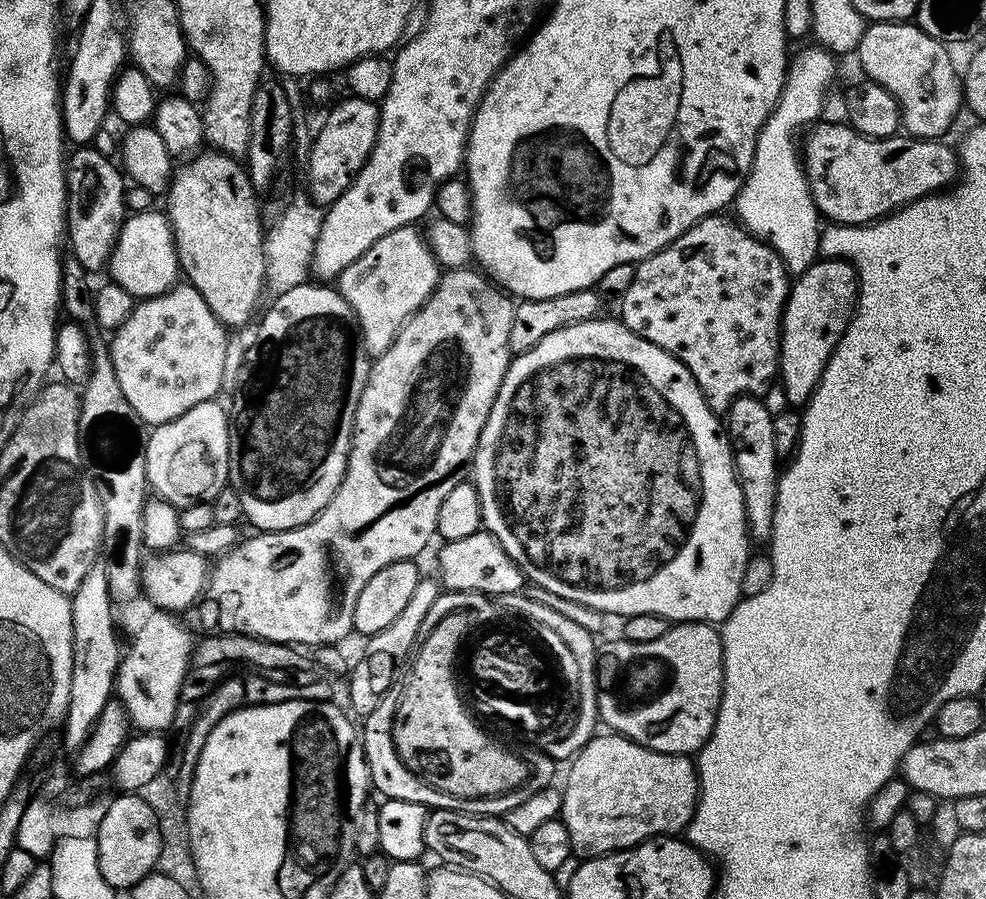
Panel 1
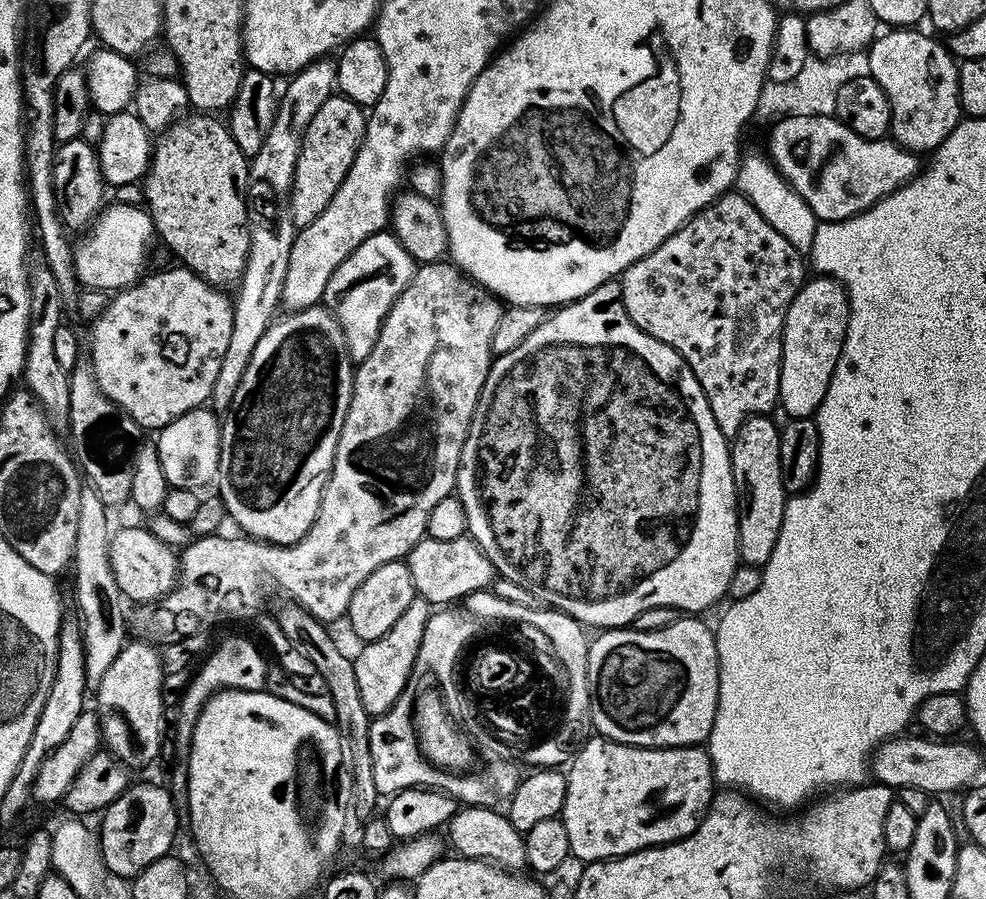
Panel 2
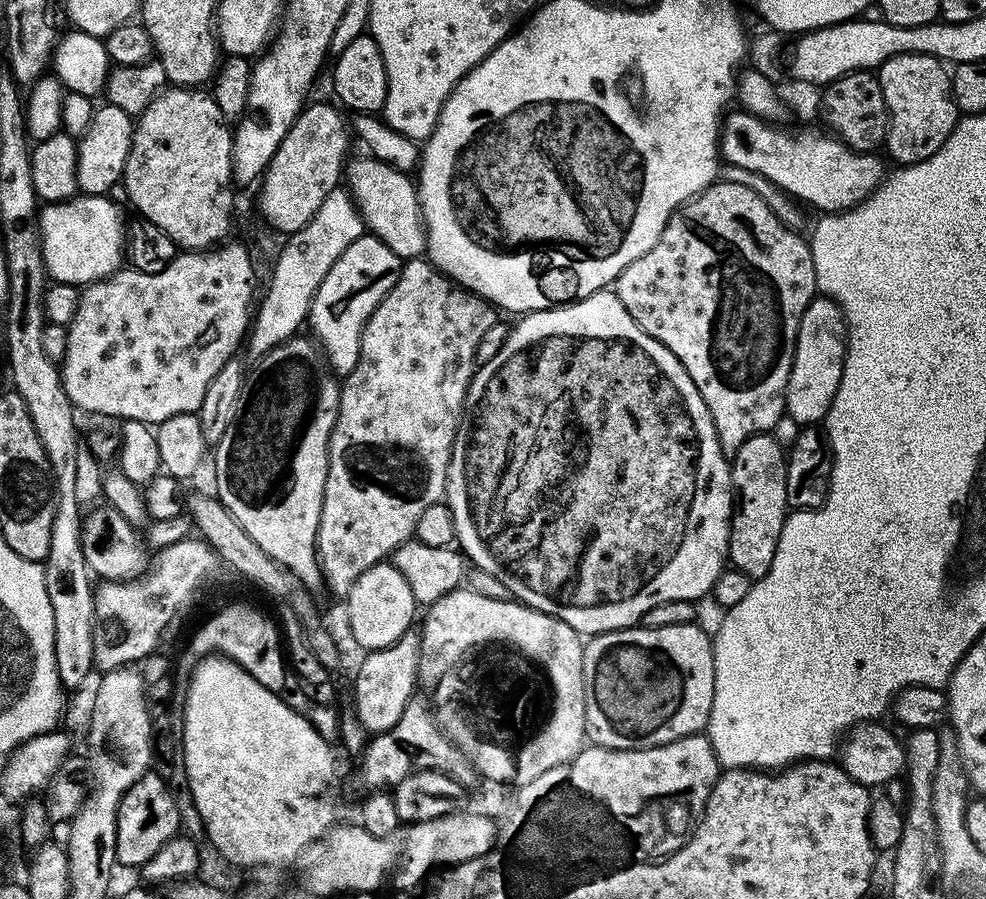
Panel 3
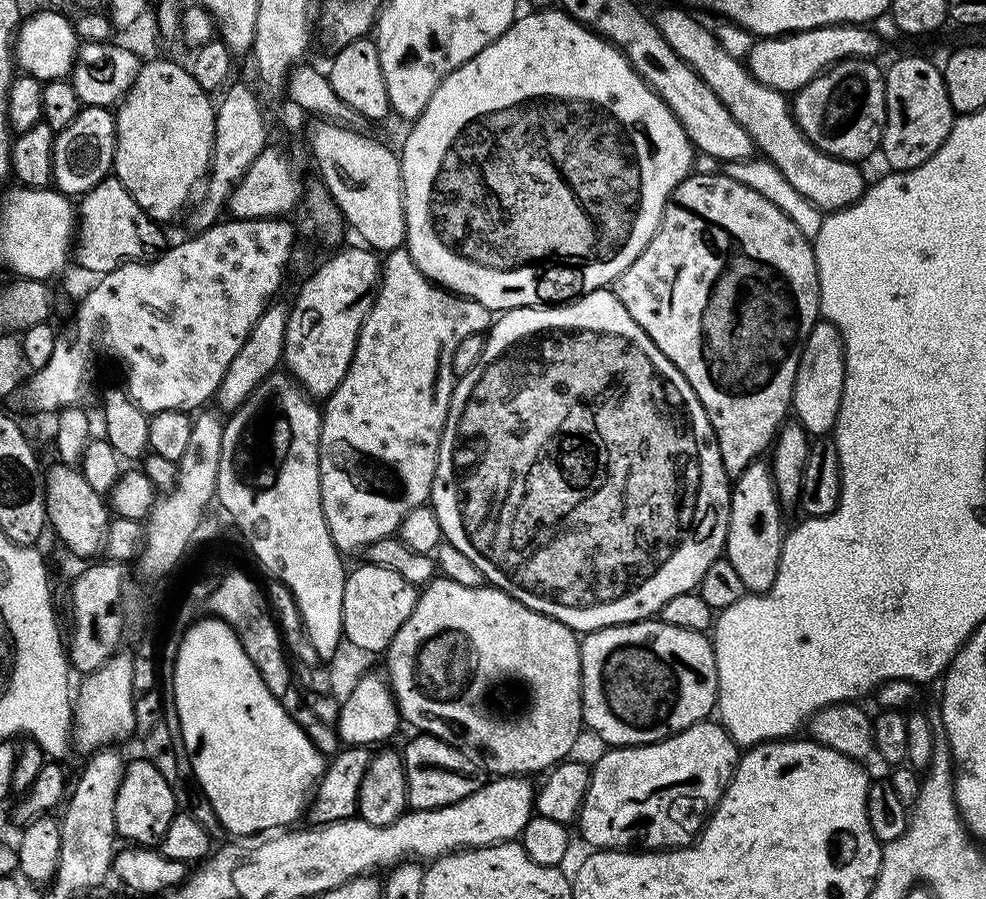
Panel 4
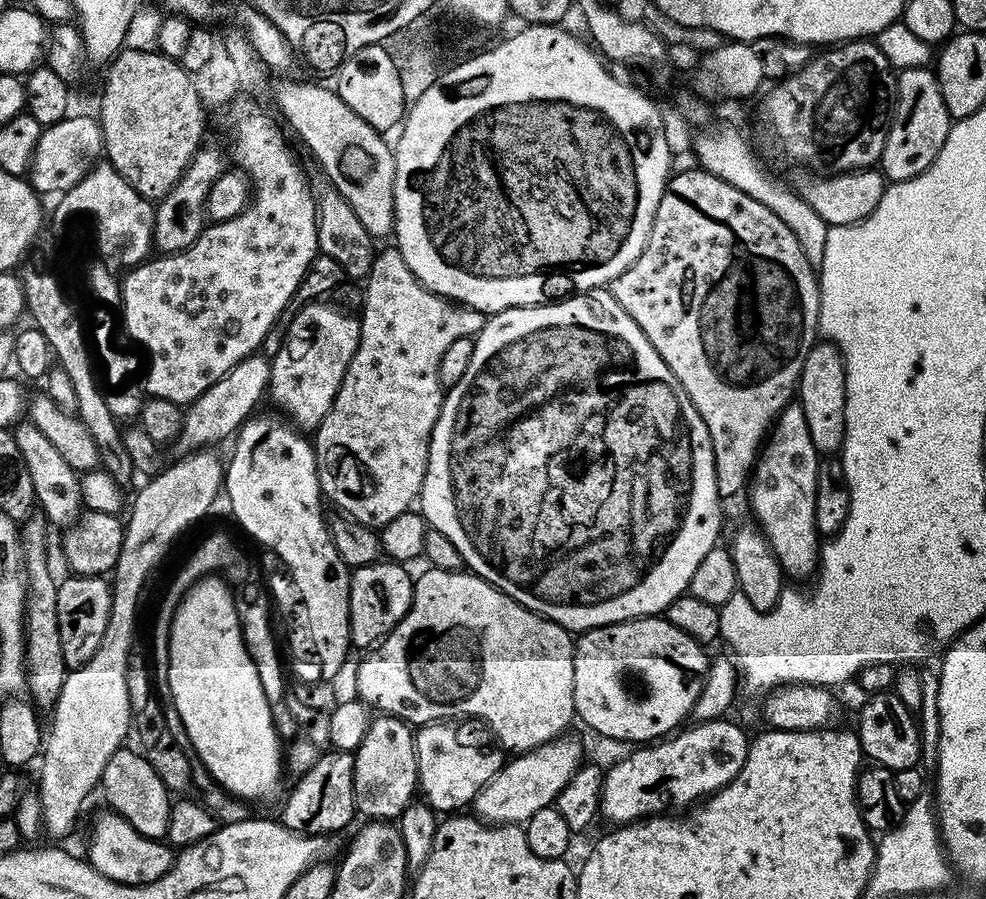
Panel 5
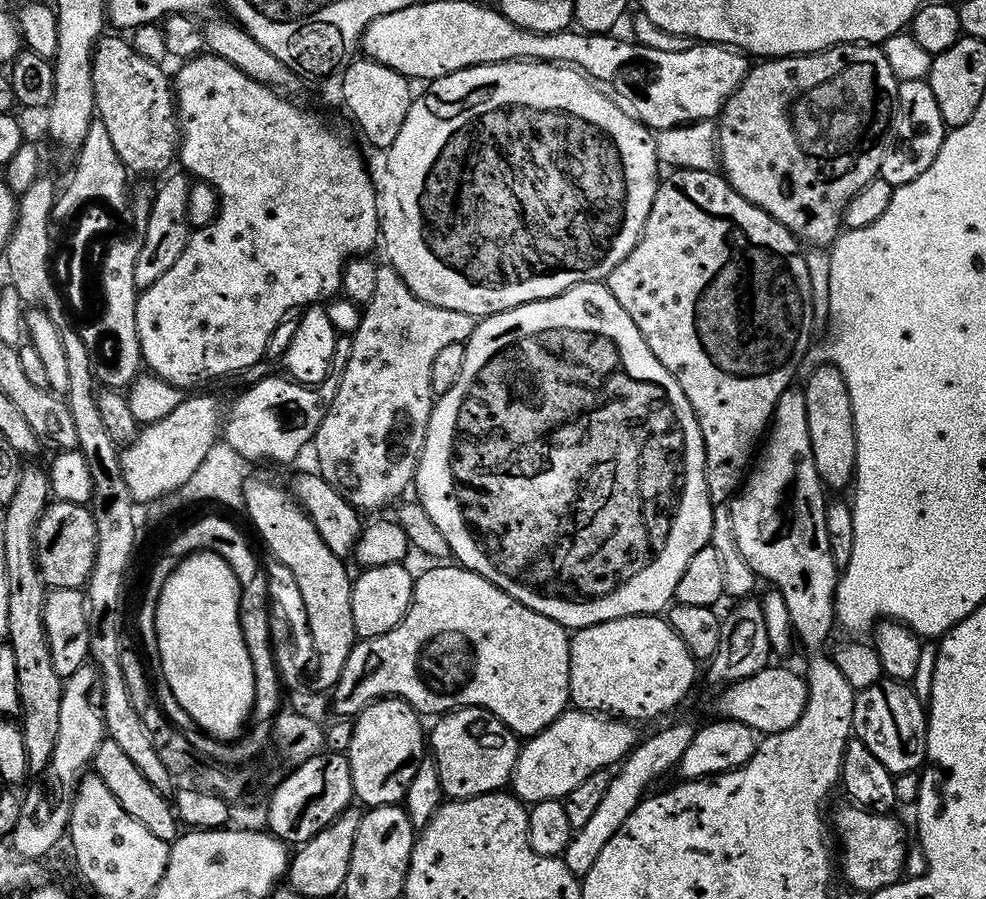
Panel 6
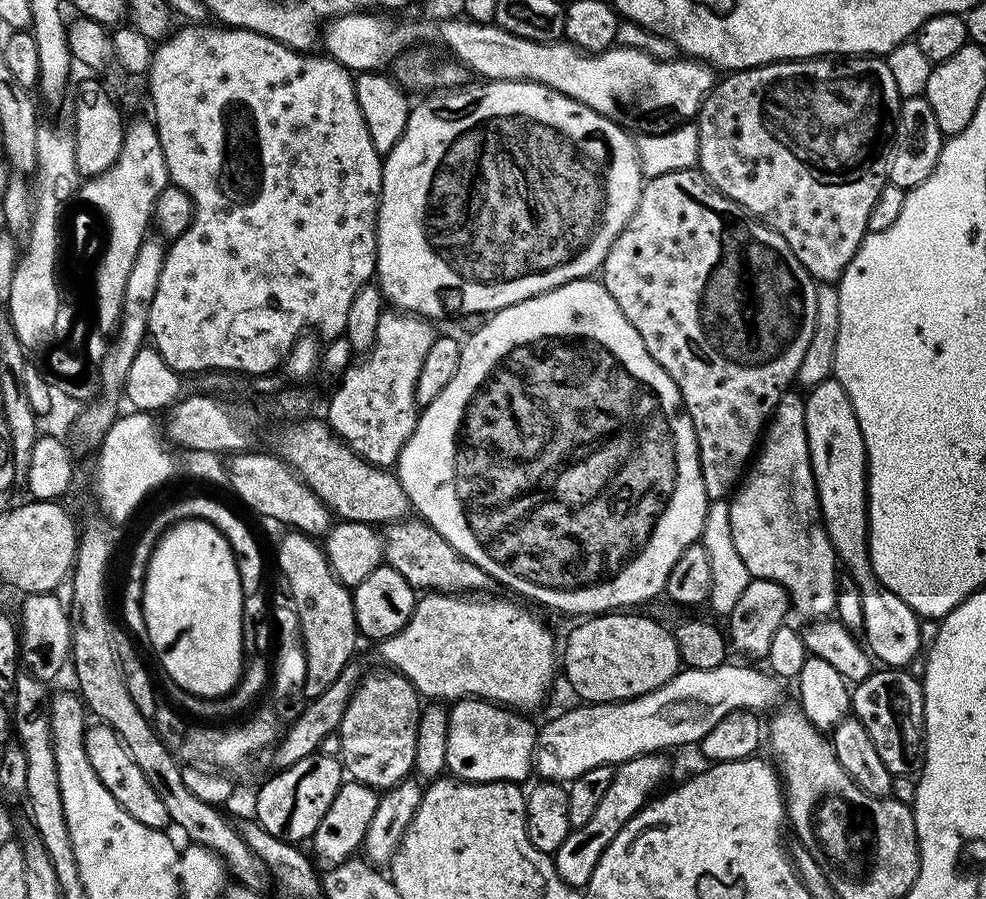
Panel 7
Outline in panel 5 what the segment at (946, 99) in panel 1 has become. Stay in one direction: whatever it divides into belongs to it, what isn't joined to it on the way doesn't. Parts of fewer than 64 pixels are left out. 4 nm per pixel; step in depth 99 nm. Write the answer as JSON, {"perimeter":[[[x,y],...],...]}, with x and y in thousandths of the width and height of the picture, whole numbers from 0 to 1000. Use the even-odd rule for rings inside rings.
{"perimeter":[[[944,75],[916,77],[909,87],[909,122],[905,126],[905,139],[901,146],[899,162],[895,162],[890,179],[891,190],[905,202],[922,200],[935,194],[944,182],[949,181],[967,137],[959,122],[959,113],[955,113],[955,100],[949,90],[948,79]]]}

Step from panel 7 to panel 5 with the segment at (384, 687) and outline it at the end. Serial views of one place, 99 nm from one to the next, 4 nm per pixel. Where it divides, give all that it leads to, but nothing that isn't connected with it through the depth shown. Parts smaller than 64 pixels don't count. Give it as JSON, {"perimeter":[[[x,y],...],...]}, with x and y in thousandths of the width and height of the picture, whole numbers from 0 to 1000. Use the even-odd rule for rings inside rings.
{"perimeter":[[[385,794],[373,806],[371,821],[360,834],[359,888],[362,904],[374,913],[401,913],[424,881],[424,848],[422,846],[422,820],[419,806],[405,801],[403,796]]]}

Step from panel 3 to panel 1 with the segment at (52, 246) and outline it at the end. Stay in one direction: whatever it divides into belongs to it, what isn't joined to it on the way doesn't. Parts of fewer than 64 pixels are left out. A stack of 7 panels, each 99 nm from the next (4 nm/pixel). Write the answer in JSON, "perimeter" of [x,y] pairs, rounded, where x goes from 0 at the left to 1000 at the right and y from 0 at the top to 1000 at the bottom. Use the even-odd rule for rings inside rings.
{"perimeter":[[[165,235],[131,239],[110,289],[109,301],[114,303],[113,315],[122,316],[124,323],[128,323],[136,331],[163,329],[165,325],[175,319],[184,306],[184,300],[169,239]]]}

